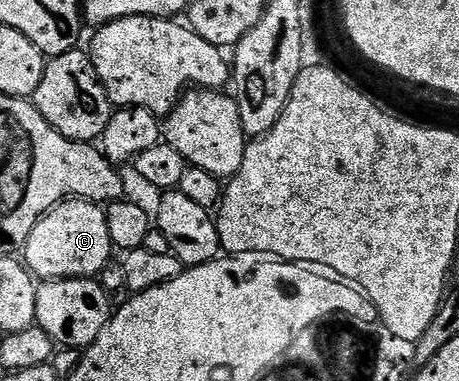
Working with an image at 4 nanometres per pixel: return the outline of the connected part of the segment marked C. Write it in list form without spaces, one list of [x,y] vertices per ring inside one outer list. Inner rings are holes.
[[[77,198],[59,203],[53,210],[47,212],[41,221],[37,221],[33,233],[29,233],[27,246],[21,251],[27,270],[31,272],[32,276],[43,281],[49,279],[85,279],[98,276],[103,268],[112,262],[113,255],[111,254],[113,254],[113,248],[109,237],[106,210],[100,204]]]

